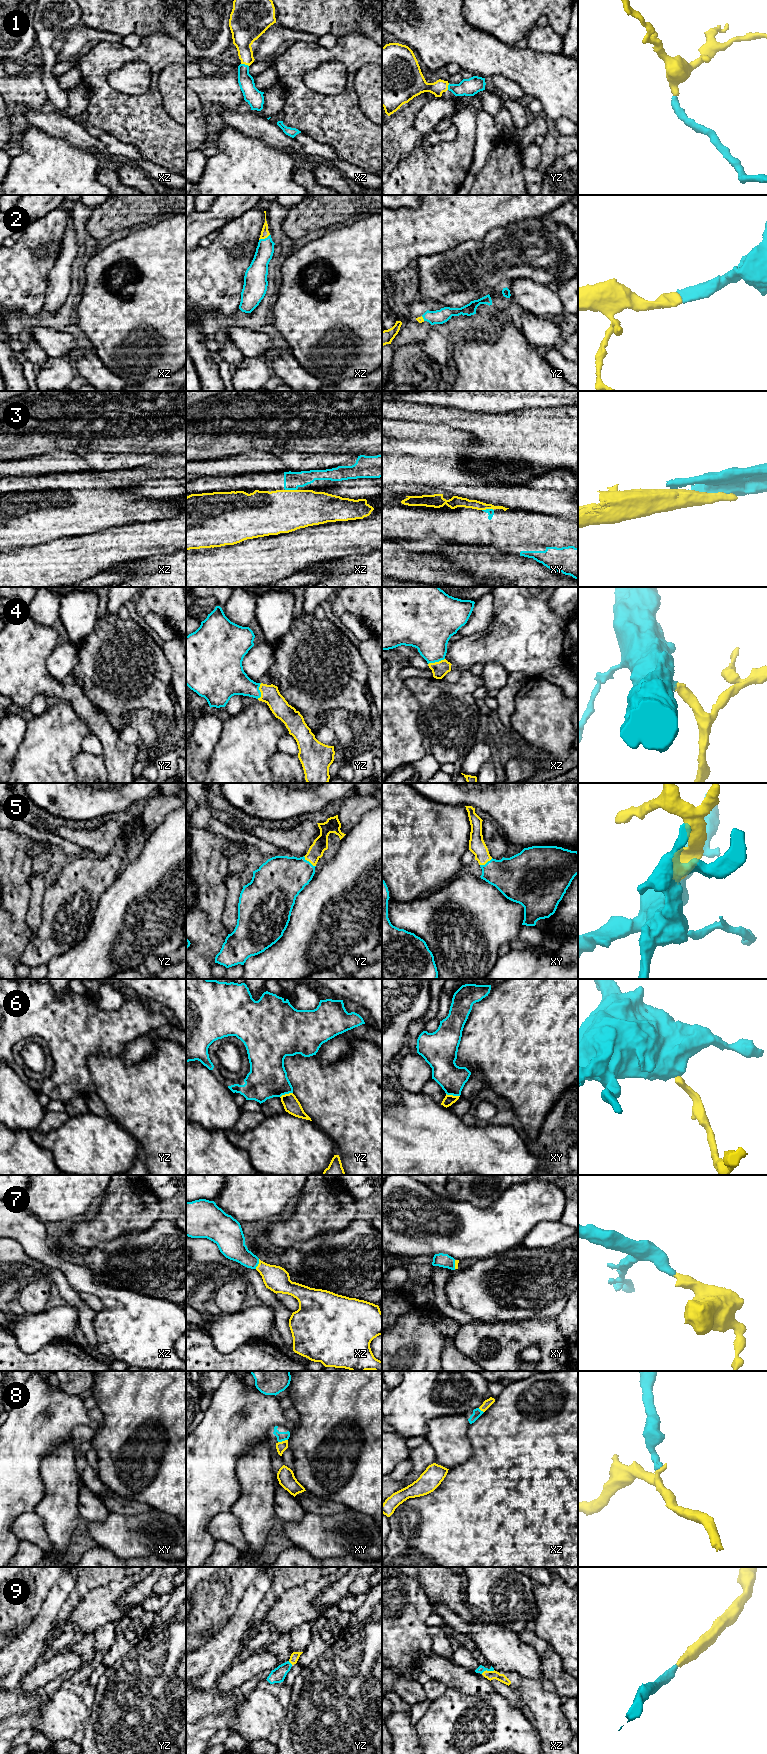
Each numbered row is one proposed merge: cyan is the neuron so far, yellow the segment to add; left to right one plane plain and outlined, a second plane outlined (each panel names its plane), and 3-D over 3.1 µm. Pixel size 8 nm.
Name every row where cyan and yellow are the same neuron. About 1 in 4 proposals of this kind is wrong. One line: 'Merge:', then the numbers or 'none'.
Merge: 1, 2, 3, 4, 5, 7, 9

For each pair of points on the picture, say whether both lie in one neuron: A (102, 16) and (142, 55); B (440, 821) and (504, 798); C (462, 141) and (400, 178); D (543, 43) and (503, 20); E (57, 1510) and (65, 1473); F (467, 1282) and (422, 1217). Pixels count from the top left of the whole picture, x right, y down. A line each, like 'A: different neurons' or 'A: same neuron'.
A: different neurons
B: different neurons
C: same neuron
D: different neurons
E: same neuron
F: different neurons

